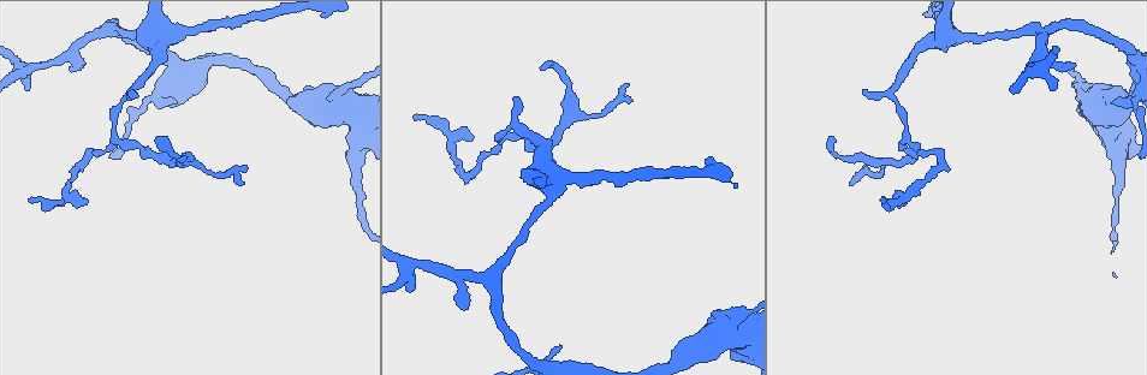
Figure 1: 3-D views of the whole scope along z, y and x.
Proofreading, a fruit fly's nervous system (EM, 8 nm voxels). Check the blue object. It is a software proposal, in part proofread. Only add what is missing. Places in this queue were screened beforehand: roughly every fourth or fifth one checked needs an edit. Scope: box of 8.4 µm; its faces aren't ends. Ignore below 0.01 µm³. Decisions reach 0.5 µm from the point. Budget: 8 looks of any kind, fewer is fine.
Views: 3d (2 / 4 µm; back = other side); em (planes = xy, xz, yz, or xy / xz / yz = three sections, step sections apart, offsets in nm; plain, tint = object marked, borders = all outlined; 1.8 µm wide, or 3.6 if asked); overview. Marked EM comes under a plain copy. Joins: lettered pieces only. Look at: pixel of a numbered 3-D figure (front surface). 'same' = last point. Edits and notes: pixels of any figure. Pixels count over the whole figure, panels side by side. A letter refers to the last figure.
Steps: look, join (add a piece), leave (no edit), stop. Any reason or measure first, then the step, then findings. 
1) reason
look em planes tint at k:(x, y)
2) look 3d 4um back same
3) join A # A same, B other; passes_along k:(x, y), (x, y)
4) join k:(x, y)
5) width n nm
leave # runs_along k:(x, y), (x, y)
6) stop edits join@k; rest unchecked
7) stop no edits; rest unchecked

thin neck
look 3d 2um back at 1:(69, 195)

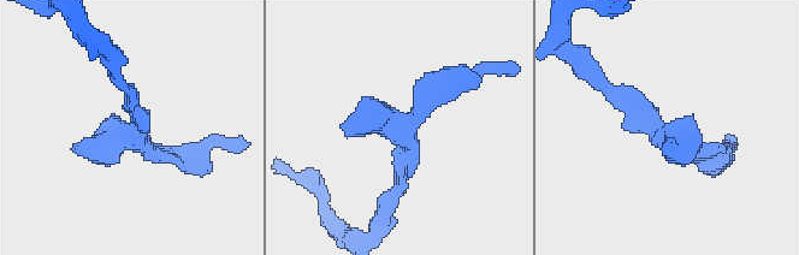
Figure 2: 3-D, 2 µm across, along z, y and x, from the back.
look em planes borders at 2:(132, 135)

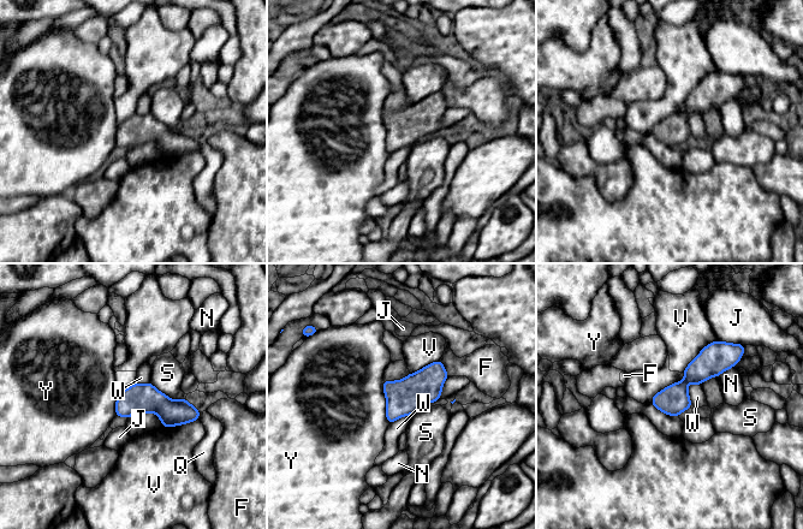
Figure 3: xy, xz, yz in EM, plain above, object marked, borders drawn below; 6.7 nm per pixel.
leave # F other, J other, N other, Q other, S other, V other, W other, Y other; border 3:(688, 382), (686, 391), (693, 408); none of them fits

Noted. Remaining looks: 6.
an open end
look 3d 4um back at 1:(1054, 90)

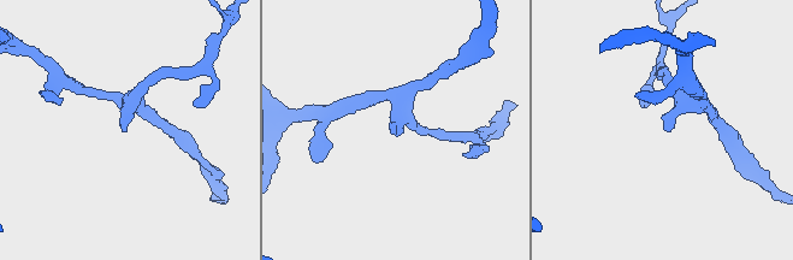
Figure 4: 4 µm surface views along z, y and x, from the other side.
look em yz step 8 borders at 4:(666, 129)

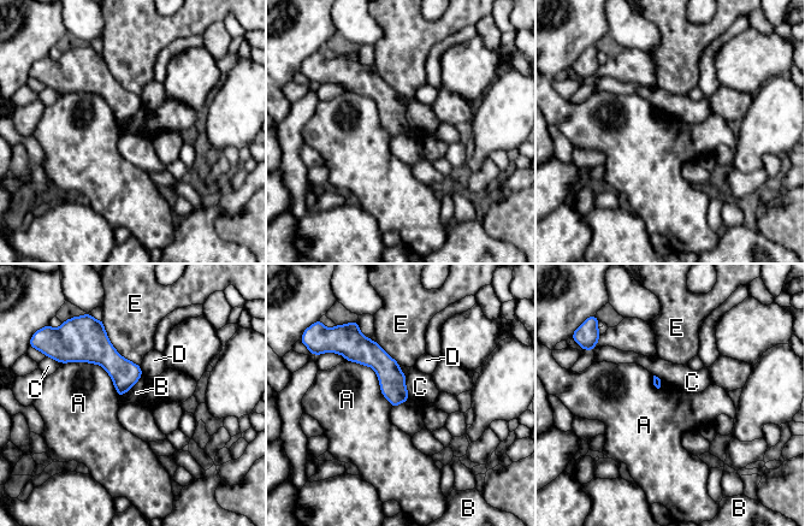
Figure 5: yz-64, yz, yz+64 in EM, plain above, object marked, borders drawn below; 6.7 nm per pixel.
leave # A other, B other, C other, D other, E other; border 5:(61, 362), (99, 364), (118, 396); none of them fits

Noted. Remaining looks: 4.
sharp bend
look em 3.6um xy step 4 tint at 1:(1090, 92)

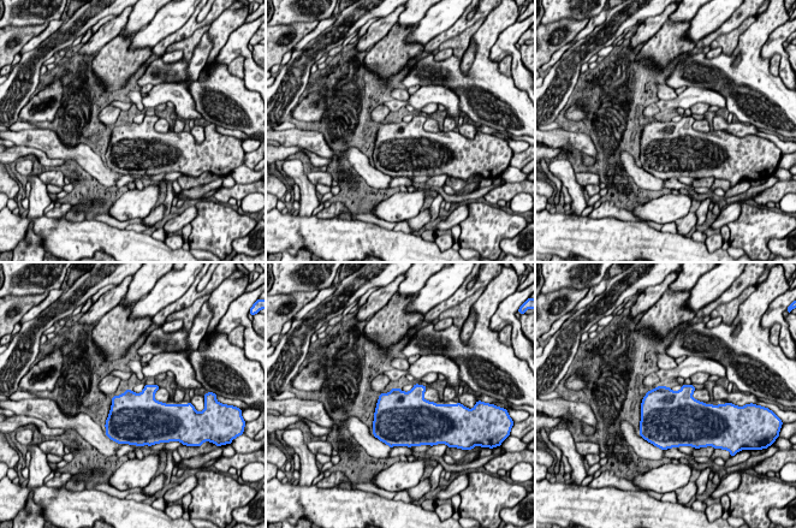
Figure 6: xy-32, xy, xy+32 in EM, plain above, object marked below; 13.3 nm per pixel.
cut it another way
look em 3.6um planes borders same

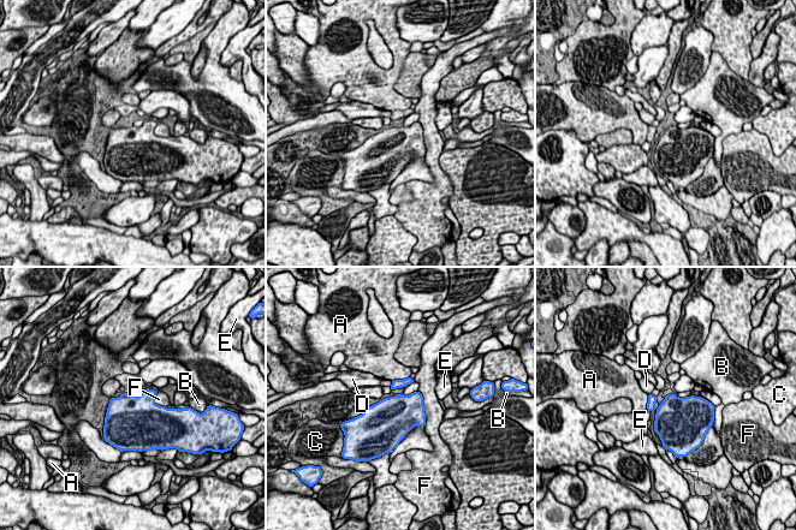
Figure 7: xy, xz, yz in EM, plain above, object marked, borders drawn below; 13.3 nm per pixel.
leave # A other, B other, C other, D other, E other, F other; border 7:(409, 376), (392, 381); none of them fits

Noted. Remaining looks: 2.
stop no edits; rest unchecked

